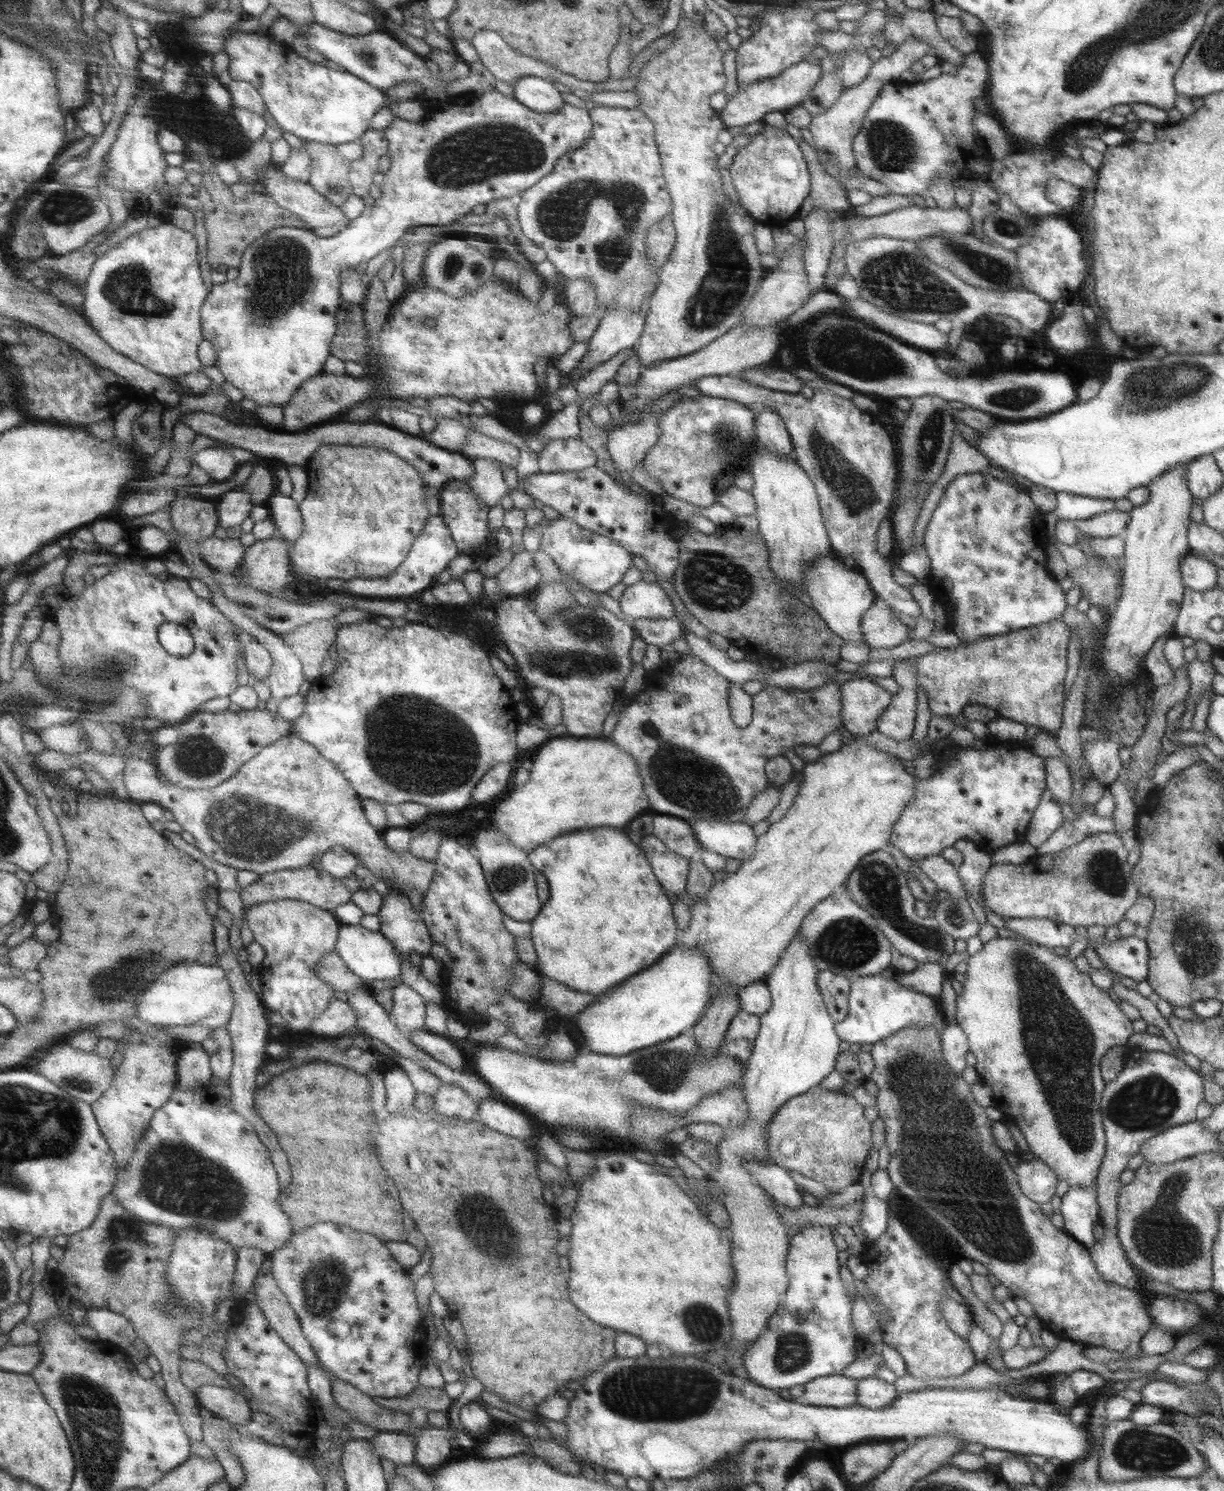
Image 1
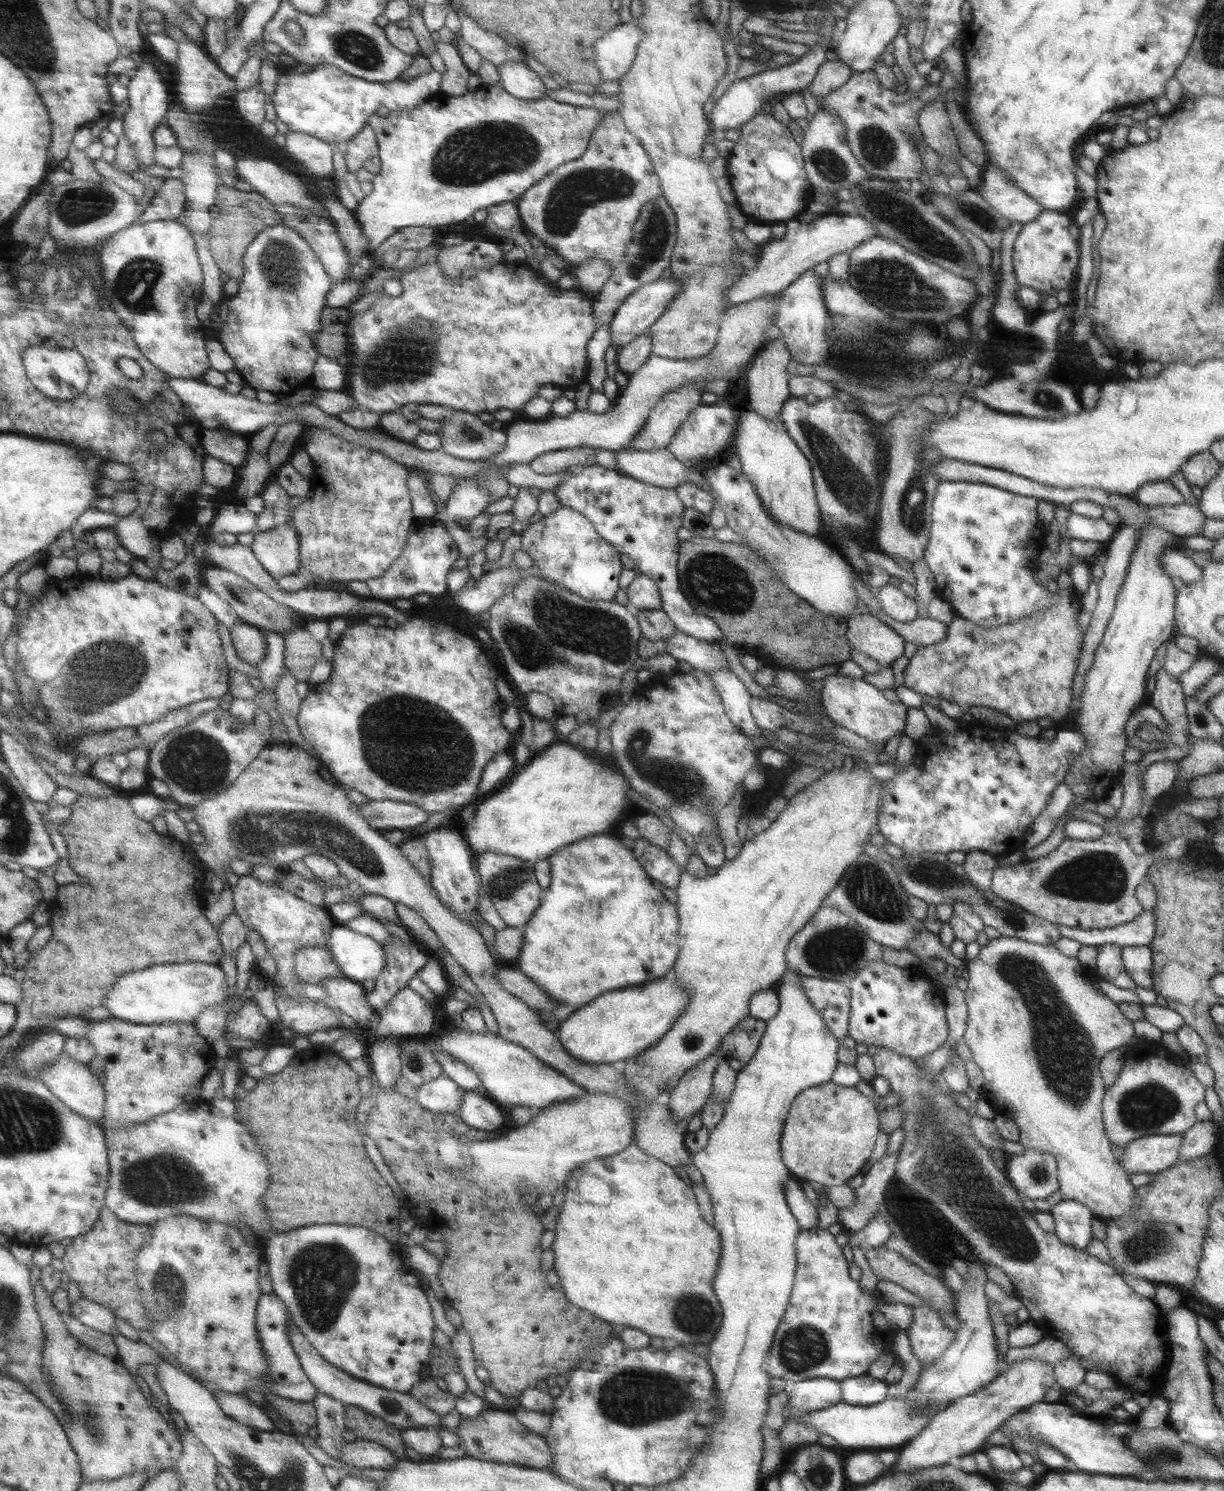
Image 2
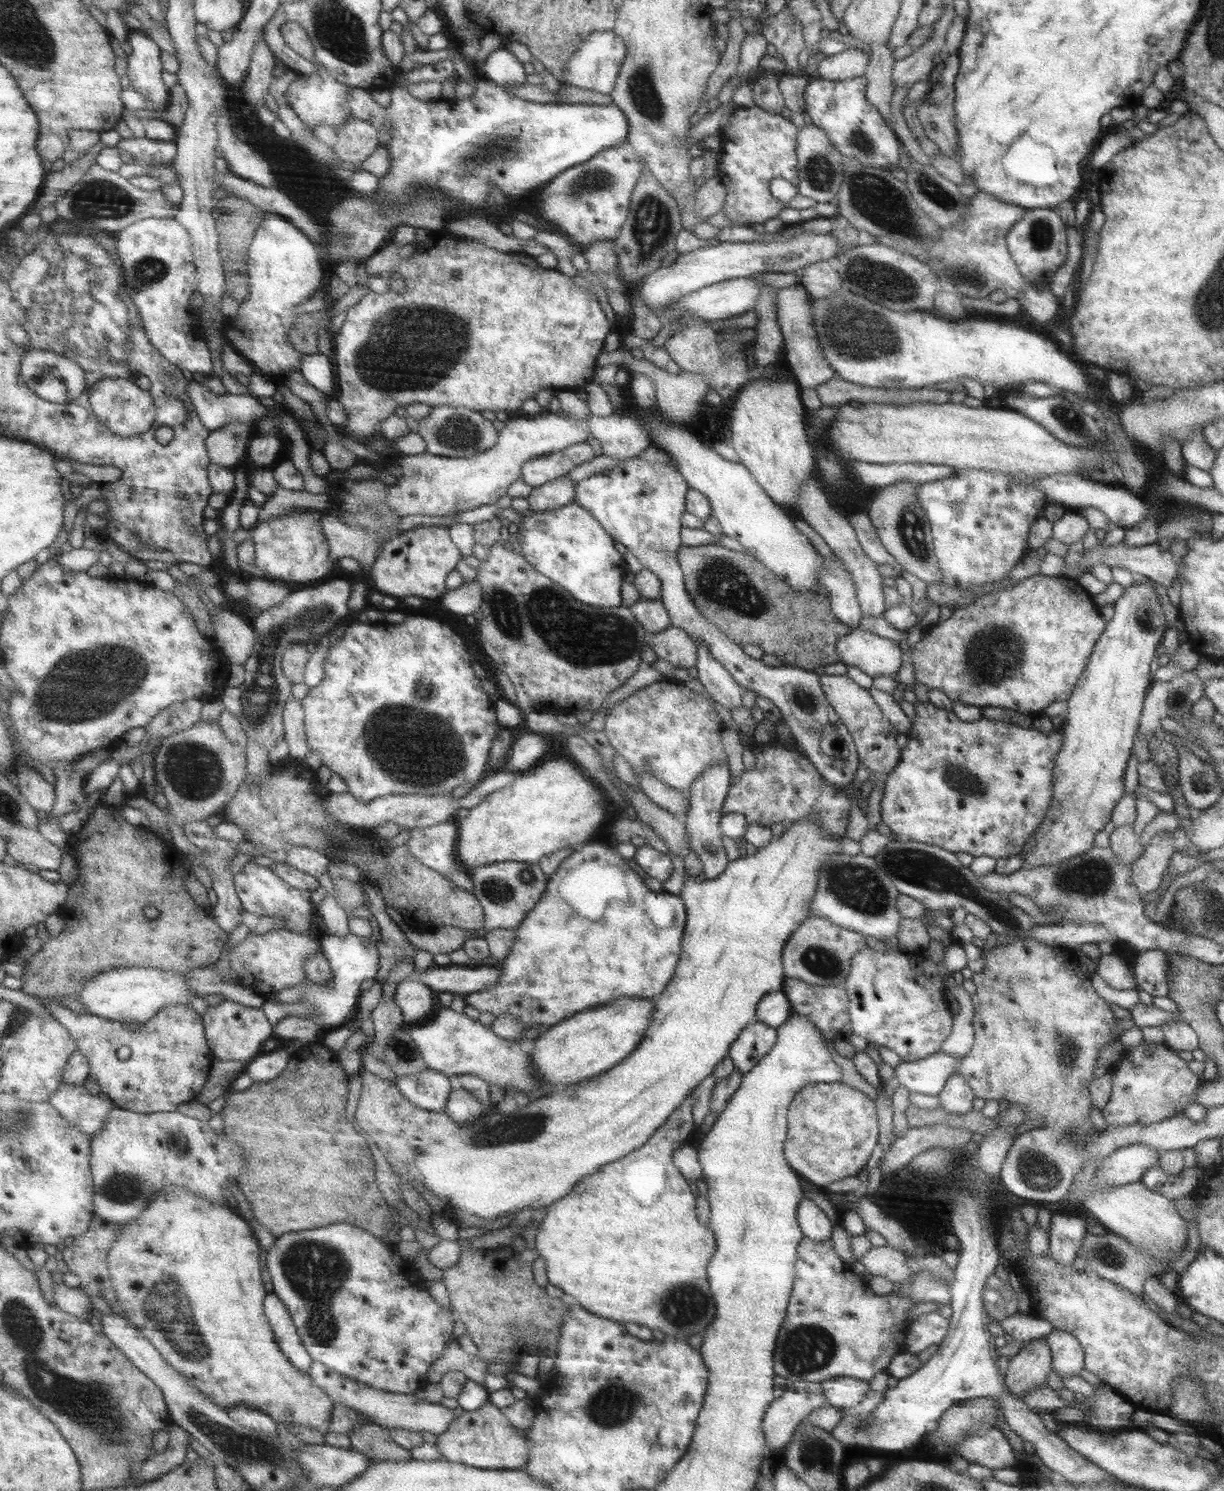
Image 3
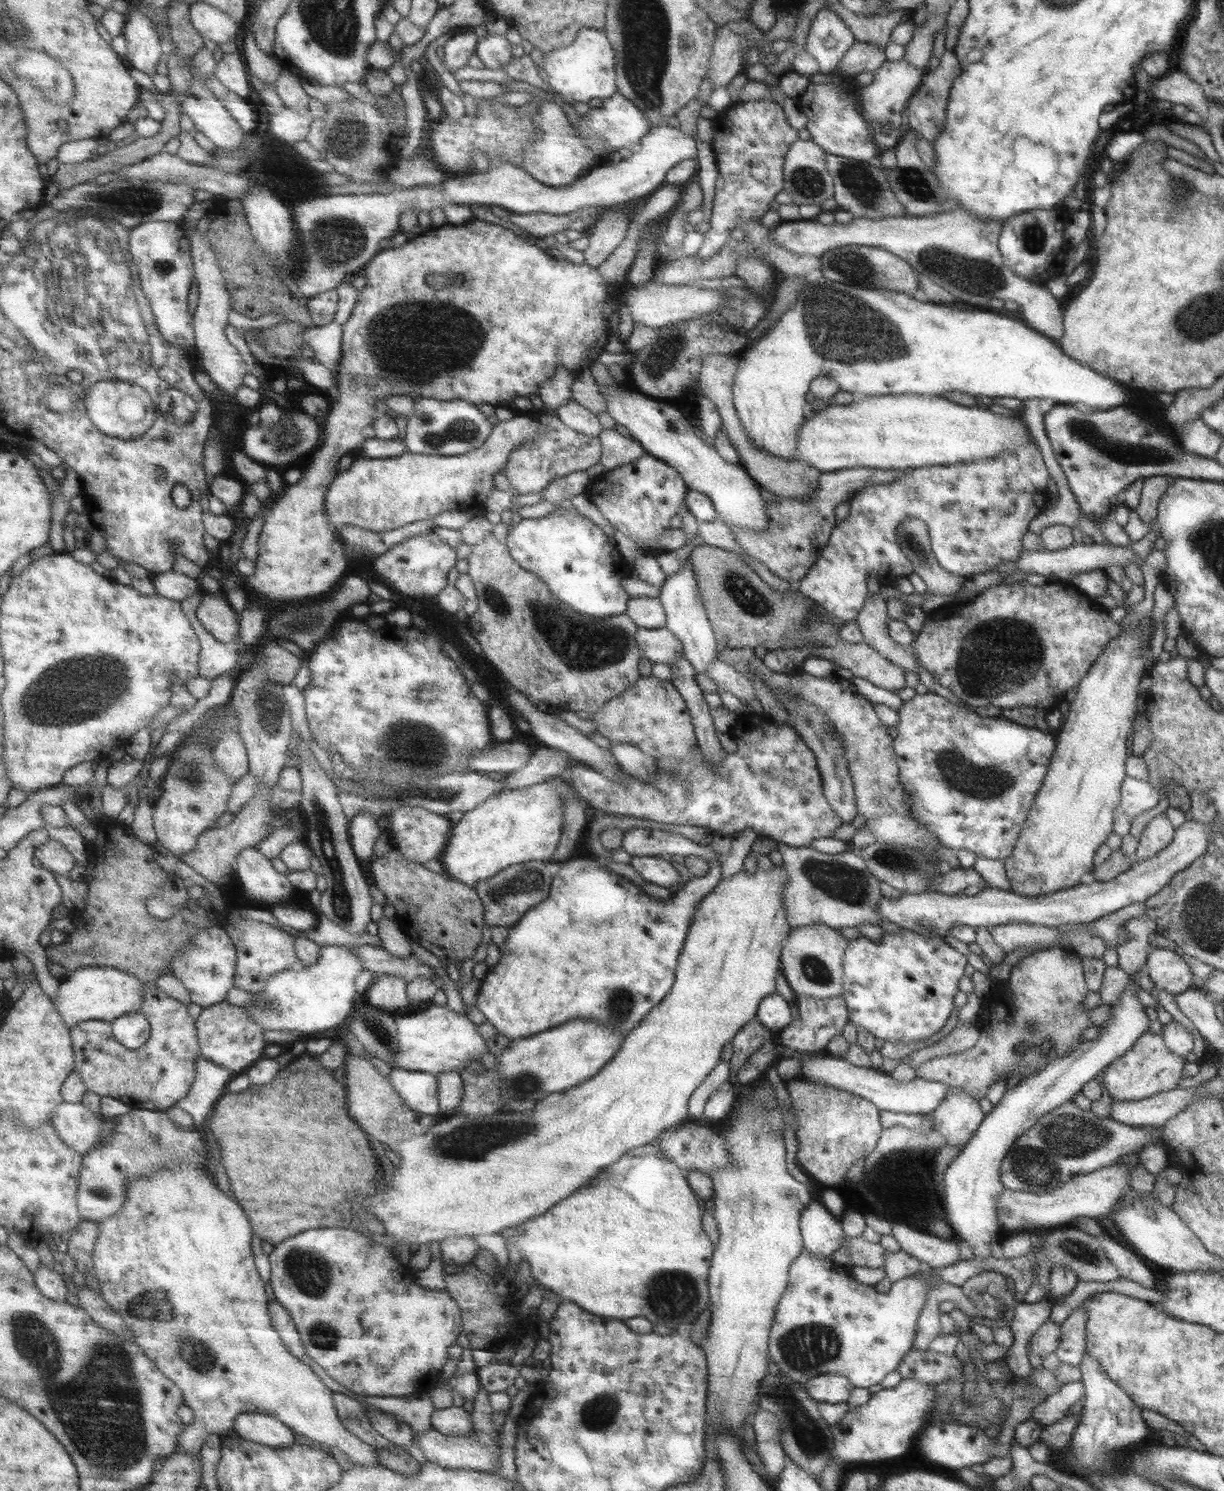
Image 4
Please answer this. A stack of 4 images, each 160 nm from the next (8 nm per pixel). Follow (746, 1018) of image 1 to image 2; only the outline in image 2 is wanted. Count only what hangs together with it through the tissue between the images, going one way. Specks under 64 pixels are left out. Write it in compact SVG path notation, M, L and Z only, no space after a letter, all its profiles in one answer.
M748 1014L721 1040L720 1060L741 1071L752 1060L766 1028L766 1021Z

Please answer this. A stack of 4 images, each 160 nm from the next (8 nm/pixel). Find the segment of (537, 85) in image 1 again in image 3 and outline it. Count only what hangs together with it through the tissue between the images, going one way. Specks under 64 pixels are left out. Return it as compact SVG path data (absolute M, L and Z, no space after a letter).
M504 46L494 50L480 67L483 70L484 78L495 82L505 90L527 83L524 64L518 62L516 56L512 52L508 52Z

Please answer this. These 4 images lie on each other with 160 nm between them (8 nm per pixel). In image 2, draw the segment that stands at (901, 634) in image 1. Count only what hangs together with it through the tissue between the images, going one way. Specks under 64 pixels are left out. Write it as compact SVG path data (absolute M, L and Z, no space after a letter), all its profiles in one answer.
M856 612L848 623L847 637L851 648L867 654L880 666L890 667L904 655L905 640L876 615Z

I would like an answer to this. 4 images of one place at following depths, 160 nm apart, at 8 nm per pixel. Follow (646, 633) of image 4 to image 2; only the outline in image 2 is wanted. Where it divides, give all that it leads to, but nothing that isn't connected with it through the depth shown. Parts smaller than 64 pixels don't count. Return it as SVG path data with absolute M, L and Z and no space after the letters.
M676 631L665 642L660 643L666 645L668 654L678 661L687 662L697 670L707 672L729 670L726 655L719 646L714 646L710 642L701 641L685 632Z

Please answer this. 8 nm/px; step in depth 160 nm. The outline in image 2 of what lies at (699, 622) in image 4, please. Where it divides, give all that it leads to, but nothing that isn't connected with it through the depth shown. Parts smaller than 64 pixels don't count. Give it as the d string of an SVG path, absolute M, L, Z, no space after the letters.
M730 670L711 672L712 682L721 696L728 718L747 736L760 737L760 728L750 713L750 692Z

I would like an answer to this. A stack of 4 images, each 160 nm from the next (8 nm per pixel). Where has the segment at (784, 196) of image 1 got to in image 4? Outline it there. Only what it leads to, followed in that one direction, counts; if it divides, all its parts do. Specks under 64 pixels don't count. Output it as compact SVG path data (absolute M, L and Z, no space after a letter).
M757 100L756 102L736 102L721 111L713 120L715 135L710 142L715 152L719 175L715 185L710 230L698 251L701 259L715 255L731 238L730 232L743 220L759 220L768 212L770 202L784 189L784 166L790 145L799 139L798 131L790 126L783 107L776 101Z

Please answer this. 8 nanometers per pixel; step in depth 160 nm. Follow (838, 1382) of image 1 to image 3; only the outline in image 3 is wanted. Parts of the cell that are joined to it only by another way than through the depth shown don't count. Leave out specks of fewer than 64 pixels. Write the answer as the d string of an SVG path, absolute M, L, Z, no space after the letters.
M802 1380L802 1382L794 1382L794 1384L787 1385L786 1390L778 1397L778 1400L774 1400L770 1404L764 1414L764 1419L762 1419L770 1455L776 1460L778 1454L781 1454L782 1450L792 1440L794 1429L800 1426L814 1411L830 1406L828 1400L826 1400L826 1396L824 1396L824 1392L822 1392L822 1384L820 1382Z

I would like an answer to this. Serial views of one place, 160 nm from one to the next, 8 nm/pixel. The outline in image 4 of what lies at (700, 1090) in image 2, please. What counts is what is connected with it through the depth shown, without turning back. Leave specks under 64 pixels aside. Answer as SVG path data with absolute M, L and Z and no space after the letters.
M650 1143L625 1152L618 1162L609 1166L606 1170L599 1171L598 1176L589 1180L586 1185L582 1185L572 1196L558 1202L544 1214L536 1215L530 1221L526 1221L523 1225L522 1233L517 1230L514 1231L512 1236L506 1238L506 1244L509 1241L513 1241L518 1250L520 1250L522 1258L527 1258L533 1278L540 1284L543 1284L546 1289L558 1293L564 1300L575 1302L584 1310L606 1318L625 1320L640 1315L650 1319L650 1322L653 1322L655 1325L666 1324L666 1326L676 1330L680 1324L694 1324L698 1316L710 1305L708 1275L716 1244L704 1232L701 1218L702 1211L700 1211L694 1191L690 1188L687 1176L678 1165L669 1161L661 1153L660 1145Z

